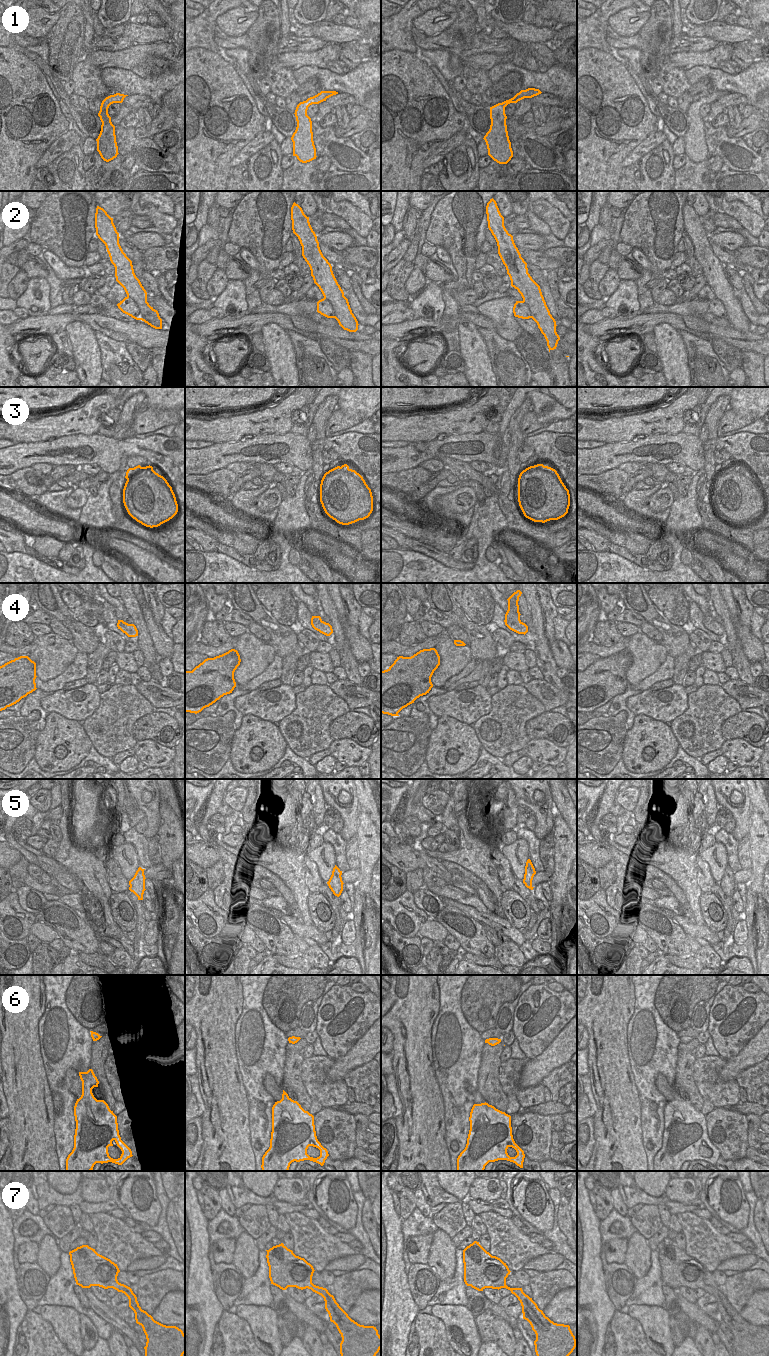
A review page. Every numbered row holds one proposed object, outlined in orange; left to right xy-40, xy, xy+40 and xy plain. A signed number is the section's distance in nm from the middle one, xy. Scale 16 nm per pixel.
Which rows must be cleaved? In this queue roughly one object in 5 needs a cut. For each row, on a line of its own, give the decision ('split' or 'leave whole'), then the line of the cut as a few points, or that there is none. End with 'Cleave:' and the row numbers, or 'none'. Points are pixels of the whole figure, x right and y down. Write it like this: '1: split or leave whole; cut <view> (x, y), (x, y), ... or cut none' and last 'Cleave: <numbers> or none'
1: leave whole; cut none
2: split; cut xy-40 (127, 295), (138, 306), (142, 319)
3: leave whole; cut none
4: leave whole; cut none
5: leave whole; cut none
6: leave whole; cut none
7: leave whole; cut none
Cleave: 2

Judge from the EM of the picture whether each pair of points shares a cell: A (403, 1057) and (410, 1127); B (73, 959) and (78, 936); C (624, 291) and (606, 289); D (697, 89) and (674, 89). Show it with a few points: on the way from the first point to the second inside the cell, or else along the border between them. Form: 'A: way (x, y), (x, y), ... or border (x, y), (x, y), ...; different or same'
A: way (407, 1074), (413, 1080), (413, 1110); same
B: border (72, 951), (81, 952); different
C: border (621, 280), (618, 287), (608, 297); different
D: border (691, 85), (687, 91); different

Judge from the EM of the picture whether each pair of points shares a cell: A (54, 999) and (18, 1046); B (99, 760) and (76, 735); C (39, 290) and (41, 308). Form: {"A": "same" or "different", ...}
{"A": "different", "B": "different", "C": "same"}

